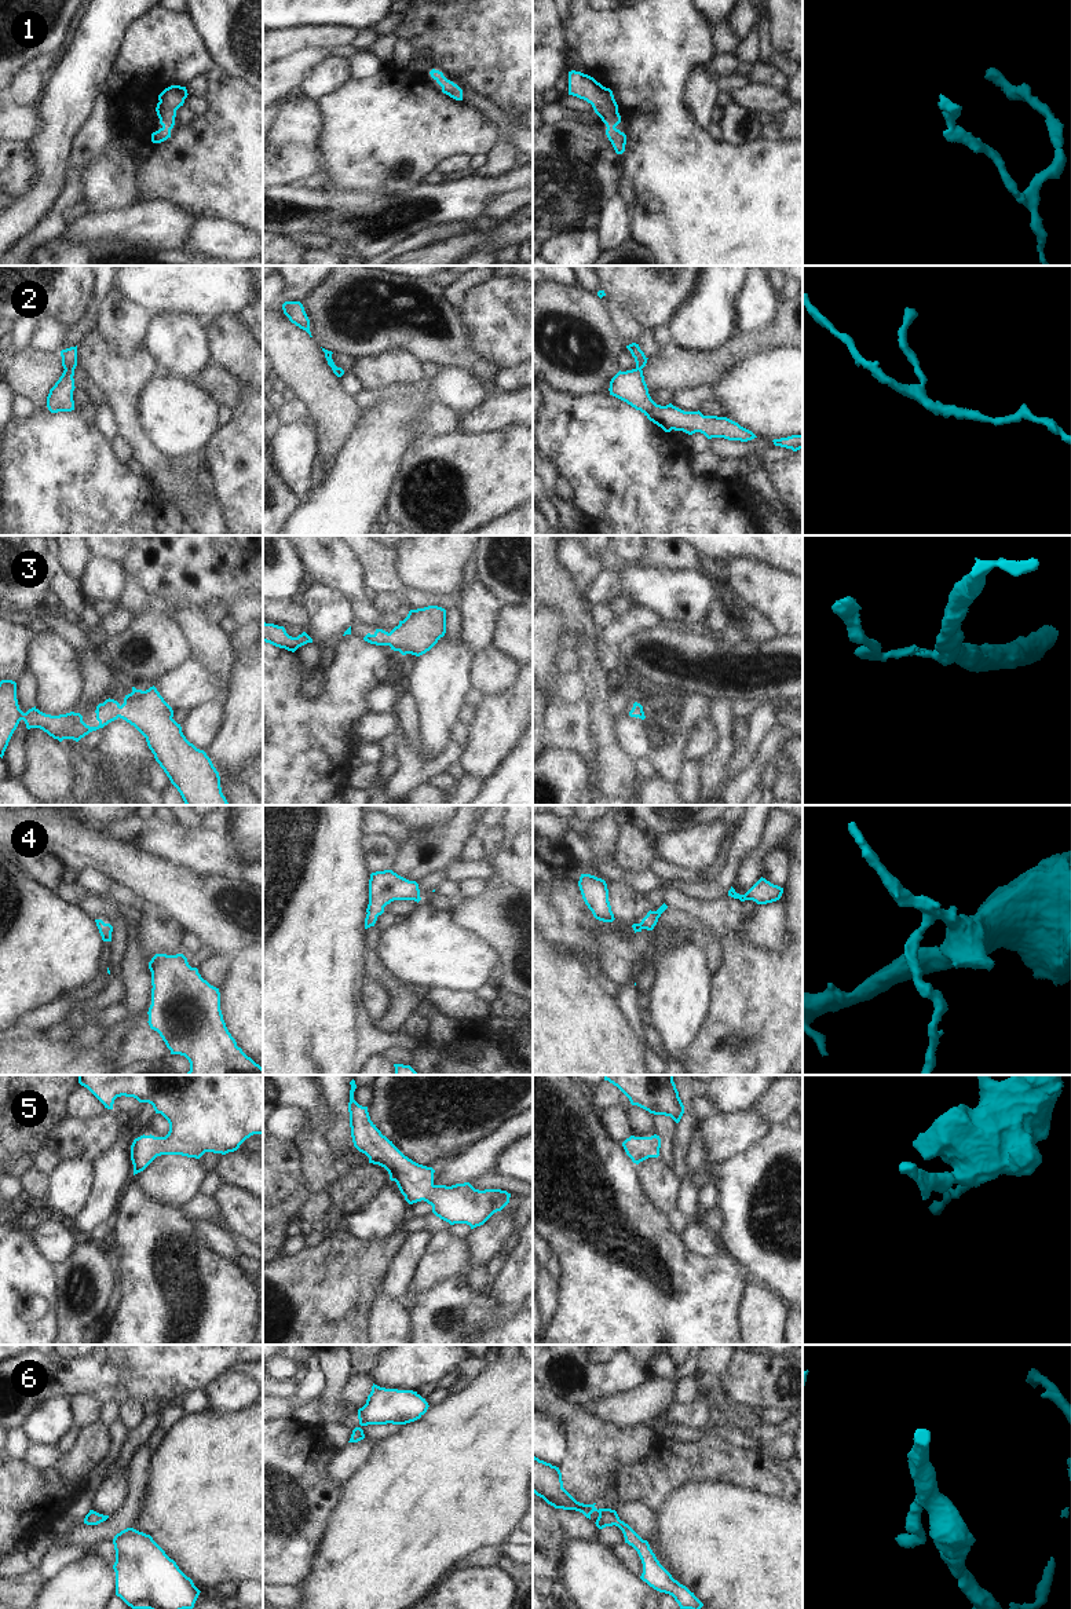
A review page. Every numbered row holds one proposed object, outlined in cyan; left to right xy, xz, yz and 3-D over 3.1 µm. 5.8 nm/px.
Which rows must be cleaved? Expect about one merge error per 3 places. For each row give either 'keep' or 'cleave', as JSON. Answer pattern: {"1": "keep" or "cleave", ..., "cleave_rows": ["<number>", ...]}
{"1": "keep", "2": "keep", "3": "keep", "4": "keep", "5": "keep", "6": "keep", "cleave_rows": []}

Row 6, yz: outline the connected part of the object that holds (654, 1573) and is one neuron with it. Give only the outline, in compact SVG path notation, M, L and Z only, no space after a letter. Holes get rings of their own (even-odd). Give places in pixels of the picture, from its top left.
M533 1456L533 1492L542 1498L555 1509L575 1510L591 1520L593 1511L599 1513L596 1526L618 1526L625 1537L625 1543L632 1546L643 1564L640 1579L659 1592L669 1594L679 1603L680 1609L701 1609L703 1603L686 1586L680 1584L659 1564L655 1554L650 1548L647 1540L643 1540L628 1524L619 1520L615 1510L596 1509L595 1504L584 1504L577 1502L564 1488L559 1467L552 1466Z

